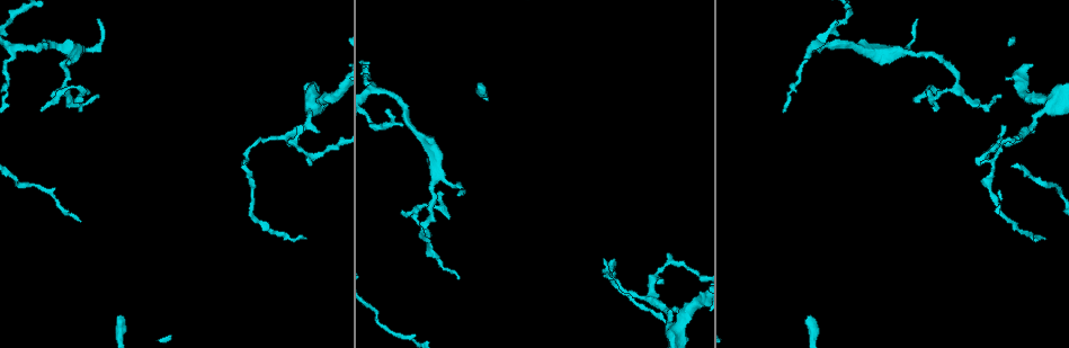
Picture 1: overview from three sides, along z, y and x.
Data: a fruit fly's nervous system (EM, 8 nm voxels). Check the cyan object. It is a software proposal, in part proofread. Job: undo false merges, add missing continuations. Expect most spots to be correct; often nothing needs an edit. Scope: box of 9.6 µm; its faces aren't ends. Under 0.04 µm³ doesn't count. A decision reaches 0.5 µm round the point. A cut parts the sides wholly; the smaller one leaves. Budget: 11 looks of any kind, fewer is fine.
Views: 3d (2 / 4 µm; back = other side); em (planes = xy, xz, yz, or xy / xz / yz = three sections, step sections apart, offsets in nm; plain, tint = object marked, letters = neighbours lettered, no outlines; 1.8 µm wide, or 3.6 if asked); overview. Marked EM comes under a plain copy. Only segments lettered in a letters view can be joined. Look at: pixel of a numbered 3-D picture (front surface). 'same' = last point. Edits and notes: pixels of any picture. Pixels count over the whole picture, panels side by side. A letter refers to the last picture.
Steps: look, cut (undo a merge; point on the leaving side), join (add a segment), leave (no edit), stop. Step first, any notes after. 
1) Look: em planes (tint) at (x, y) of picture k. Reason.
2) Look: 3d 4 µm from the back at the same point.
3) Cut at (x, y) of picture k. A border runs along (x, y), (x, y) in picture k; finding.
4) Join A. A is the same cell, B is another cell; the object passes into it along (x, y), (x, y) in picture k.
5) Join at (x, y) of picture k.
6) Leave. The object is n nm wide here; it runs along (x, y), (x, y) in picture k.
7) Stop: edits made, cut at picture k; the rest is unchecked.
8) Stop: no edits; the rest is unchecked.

Look: 3d 2 µm at (75, 100) of picture 1. Branch stops here.

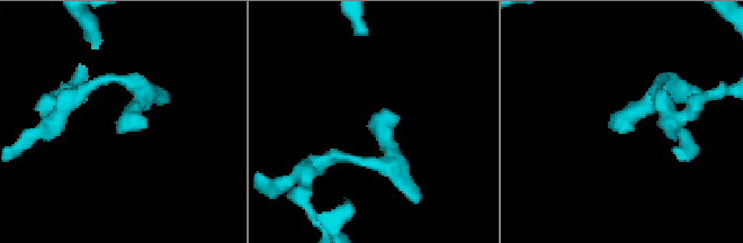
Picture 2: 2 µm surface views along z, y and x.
Look: em 3.6 µm xz step 4 (letters) at (618, 130) of picture 2. Now the EM.

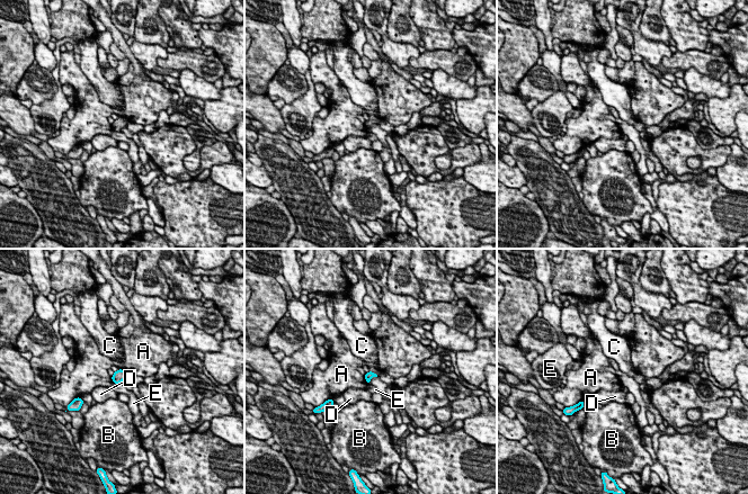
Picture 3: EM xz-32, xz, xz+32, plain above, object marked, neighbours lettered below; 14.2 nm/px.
Leave. A, B, C, D and E are other cells; a border runs along (370, 370), (377, 375) in picture 3; no lettered segment goes on from it.

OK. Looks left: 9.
Look: em xy step 8 (tint) at (1020, 134) of picture 1. Branch point.

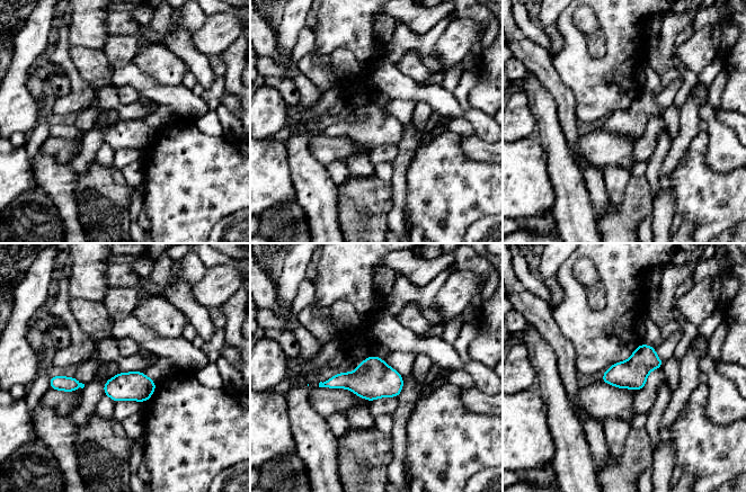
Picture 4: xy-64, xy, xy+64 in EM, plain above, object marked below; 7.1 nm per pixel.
Look: em xy step 8 (letters) at the same point. See the neighbours.

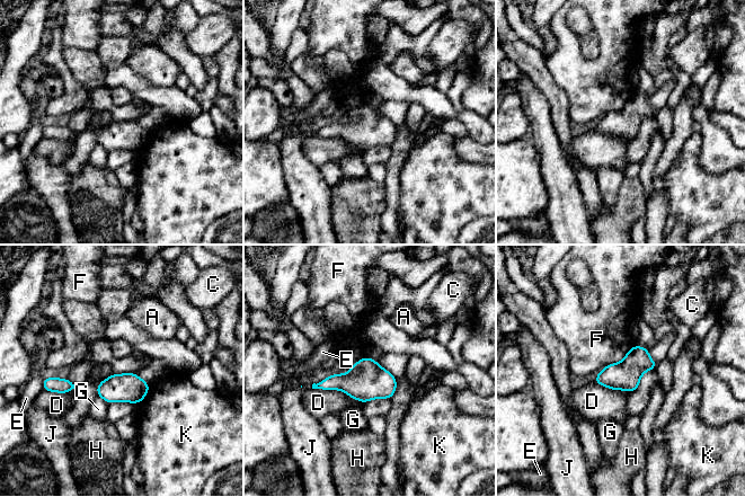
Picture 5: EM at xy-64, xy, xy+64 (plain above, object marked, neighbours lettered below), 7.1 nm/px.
Leave. A, C, D, E, F, G, H, J and K are other cells; a border runs along (631, 345), (620, 361), (599, 372) in picture 5; one neuron here.

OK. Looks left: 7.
Look: 3d 2 µm at (460, 195) of picture 1. Free end.

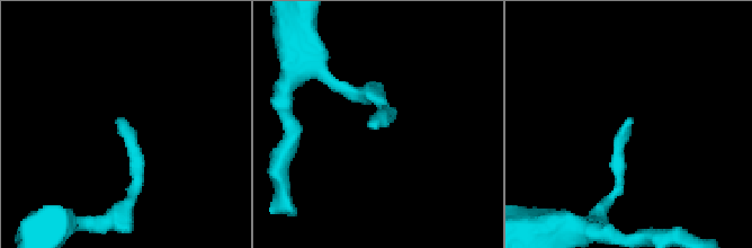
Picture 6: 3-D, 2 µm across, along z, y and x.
Look: em 3.6 µm planes (letters) at (633, 122) of picture 6.

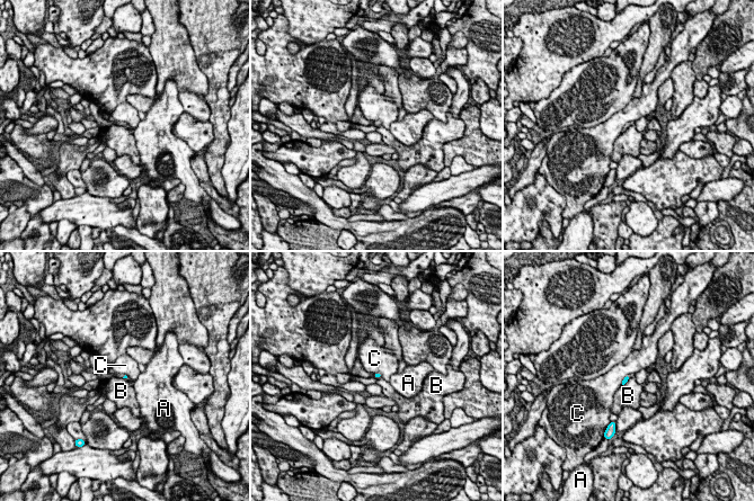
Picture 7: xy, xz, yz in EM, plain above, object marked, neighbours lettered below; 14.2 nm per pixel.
Leave. A, B and C are other cells; a border runs along (629, 377), (622, 385) in picture 7; no lettered segment goes on from it.

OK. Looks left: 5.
Look: 3d 4 µm at (665, 322) of picture 1. Long arm stops here.

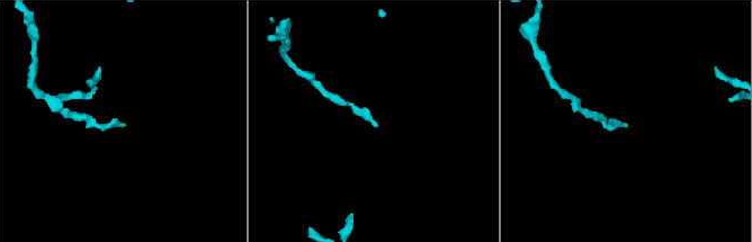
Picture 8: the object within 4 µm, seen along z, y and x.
Look: em xz step 16 (letters) at (627, 125) of picture 8. Shape alone is not enough.

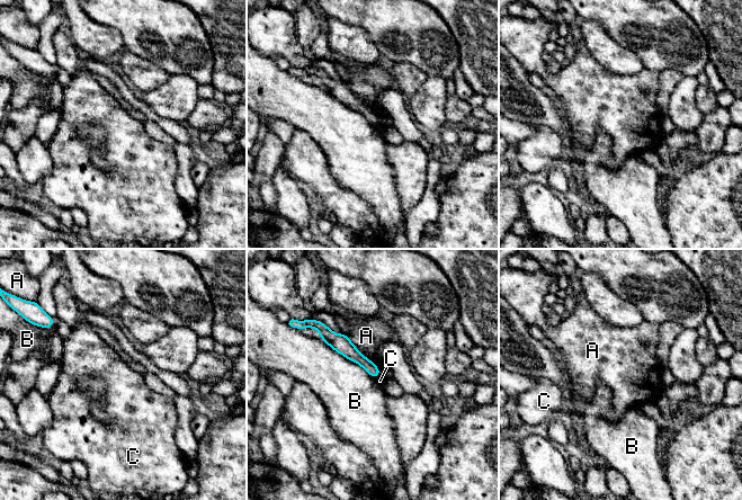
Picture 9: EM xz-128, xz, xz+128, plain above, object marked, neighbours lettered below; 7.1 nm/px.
Leave. The longest contact is with B, 500 nm; A, B and C are other cells; no lettered segment goes on from it.

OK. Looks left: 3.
Stop: no edits; the rest is unchecked.

